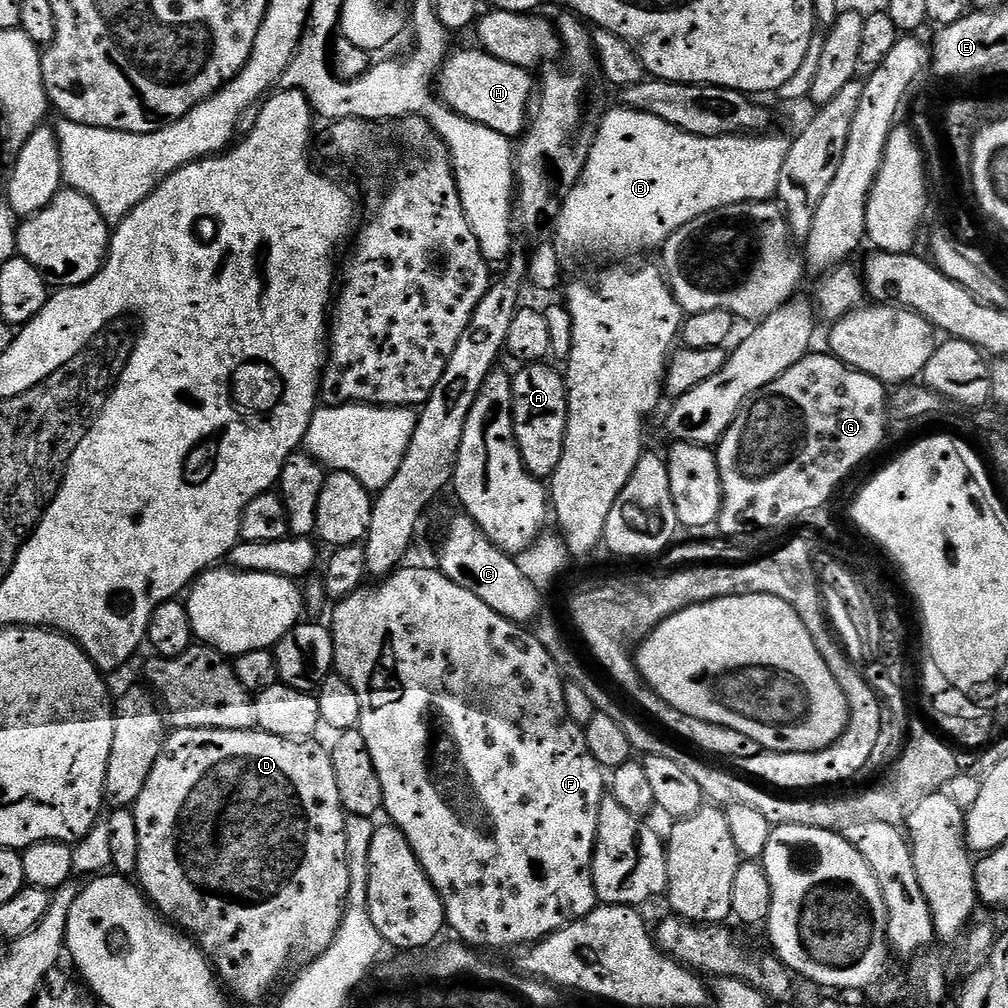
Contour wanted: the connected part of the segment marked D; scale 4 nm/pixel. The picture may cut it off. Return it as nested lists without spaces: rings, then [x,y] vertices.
[[[177,728],[165,739],[162,754],[142,786],[134,805],[138,822],[138,884],[144,896],[169,921],[175,922],[185,933],[194,937],[196,944],[210,961],[215,975],[233,997],[256,1004],[272,992],[272,987],[284,976],[295,956],[311,961],[331,946],[340,930],[344,908],[350,890],[350,862],[346,850],[346,822],[348,816],[338,794],[338,778],[334,778],[334,762],[327,747],[311,740],[287,740],[269,732],[246,730],[214,730],[213,728]]]

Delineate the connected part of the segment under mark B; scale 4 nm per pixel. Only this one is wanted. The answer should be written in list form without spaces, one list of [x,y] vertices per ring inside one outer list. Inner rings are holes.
[[[617,106],[616,109],[605,111],[604,119],[600,121],[600,129],[596,135],[594,146],[590,150],[590,158],[584,167],[584,173],[580,182],[570,190],[570,194],[560,205],[560,212],[556,215],[554,229],[556,228],[556,240],[561,253],[576,256],[579,252],[609,252],[612,258],[628,258],[631,252],[640,252],[643,248],[655,249],[663,245],[674,230],[686,226],[686,222],[694,222],[694,218],[702,218],[719,208],[725,208],[731,204],[746,204],[754,200],[771,201],[776,196],[778,178],[782,174],[782,162],[786,162],[789,141],[773,134],[741,134],[739,136],[695,136],[689,132],[678,130],[678,126],[670,126],[662,118],[658,118],[649,112],[640,112],[637,108]]]

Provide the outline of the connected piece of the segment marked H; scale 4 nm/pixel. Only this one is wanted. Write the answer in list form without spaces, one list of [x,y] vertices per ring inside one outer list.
[[[476,46],[455,52],[443,61],[440,68],[440,99],[458,114],[462,114],[462,118],[470,118],[470,122],[490,126],[490,130],[498,130],[498,134],[509,138],[519,137],[525,131],[530,105],[534,100],[533,73],[527,68],[519,68],[517,64],[502,62]]]

